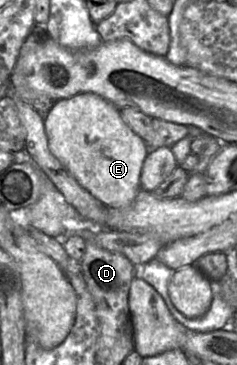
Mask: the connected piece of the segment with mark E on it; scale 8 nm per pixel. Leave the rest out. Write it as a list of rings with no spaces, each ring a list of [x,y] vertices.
[[[80,93],[60,99],[43,117],[48,146],[79,184],[107,207],[130,206],[141,189],[140,176],[148,147],[123,120],[120,110],[94,93]]]

